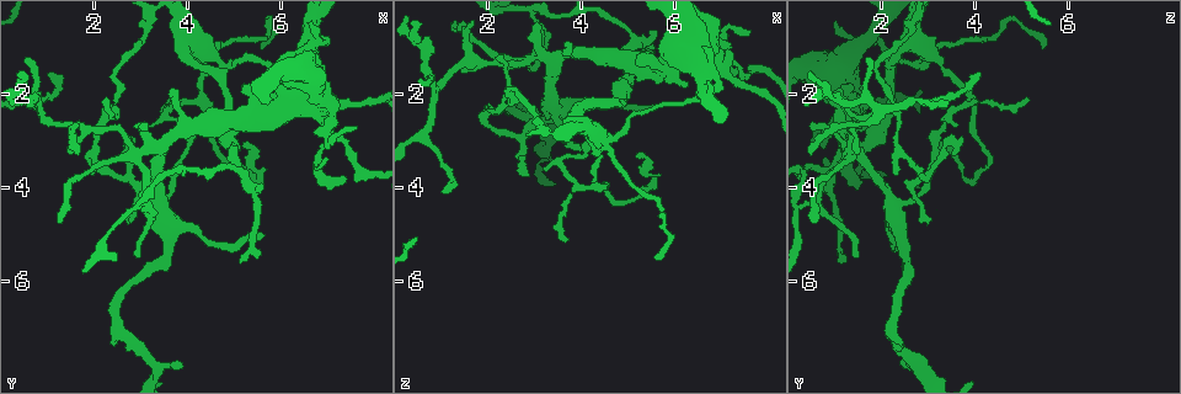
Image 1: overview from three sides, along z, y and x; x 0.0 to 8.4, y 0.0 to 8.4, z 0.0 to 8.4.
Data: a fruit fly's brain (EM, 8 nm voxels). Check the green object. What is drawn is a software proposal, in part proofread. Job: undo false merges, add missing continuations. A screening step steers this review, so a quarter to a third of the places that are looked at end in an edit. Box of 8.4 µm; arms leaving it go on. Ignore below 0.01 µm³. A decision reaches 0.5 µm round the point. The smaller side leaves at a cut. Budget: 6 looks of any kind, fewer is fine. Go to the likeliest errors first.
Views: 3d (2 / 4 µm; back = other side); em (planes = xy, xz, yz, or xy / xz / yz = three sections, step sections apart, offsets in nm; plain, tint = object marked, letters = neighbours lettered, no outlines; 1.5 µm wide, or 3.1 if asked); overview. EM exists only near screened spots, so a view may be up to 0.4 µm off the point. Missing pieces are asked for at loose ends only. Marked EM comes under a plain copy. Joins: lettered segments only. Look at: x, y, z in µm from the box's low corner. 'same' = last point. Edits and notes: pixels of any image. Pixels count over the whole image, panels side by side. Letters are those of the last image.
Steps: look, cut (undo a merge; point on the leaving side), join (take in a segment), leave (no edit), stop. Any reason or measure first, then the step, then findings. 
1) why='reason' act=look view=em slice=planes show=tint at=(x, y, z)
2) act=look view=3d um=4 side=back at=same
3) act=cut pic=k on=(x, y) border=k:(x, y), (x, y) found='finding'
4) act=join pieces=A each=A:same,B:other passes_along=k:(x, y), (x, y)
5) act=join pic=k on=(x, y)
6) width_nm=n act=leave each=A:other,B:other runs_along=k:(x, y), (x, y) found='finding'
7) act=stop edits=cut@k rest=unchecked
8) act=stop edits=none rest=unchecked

why='tapers out' act=look view=3d um=4 at=(2.65, 4.80, 2.95)

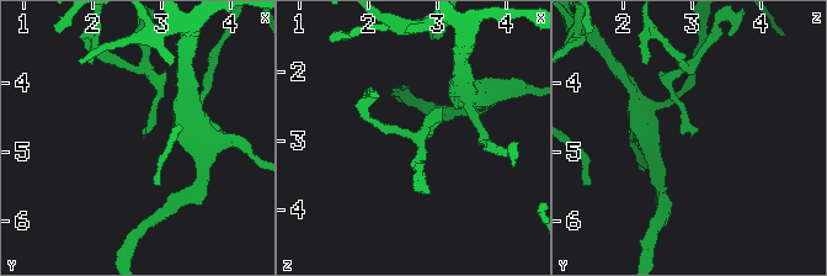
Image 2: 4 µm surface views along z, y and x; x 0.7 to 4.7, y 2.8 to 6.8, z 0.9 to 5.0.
act=look view=em slice=xy step=8 show=letters at=(2.70, 4.75, 3.00)

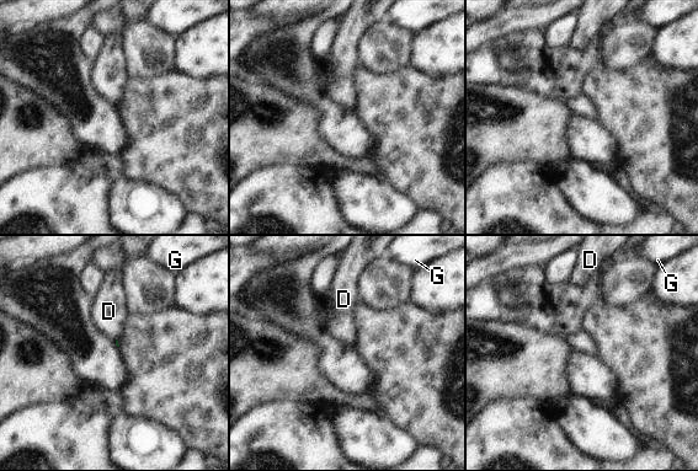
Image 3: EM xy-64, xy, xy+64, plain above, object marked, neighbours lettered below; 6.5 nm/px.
act=look view=em slice=planes show=letters at=same

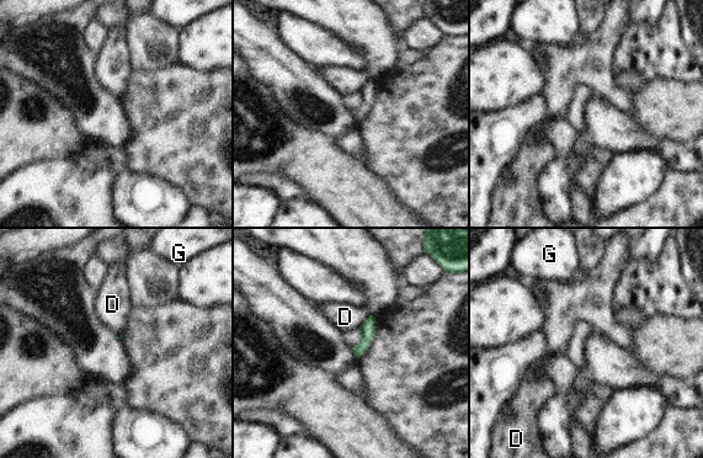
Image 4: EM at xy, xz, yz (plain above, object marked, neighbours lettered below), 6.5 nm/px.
act=leave each=D:other,G:other border=4:(369, 315), (357, 329) found='none of them fits'

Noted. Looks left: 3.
why='tapers out' act=look view=3d um=2 at=(1.30, 4.75, 0.55)

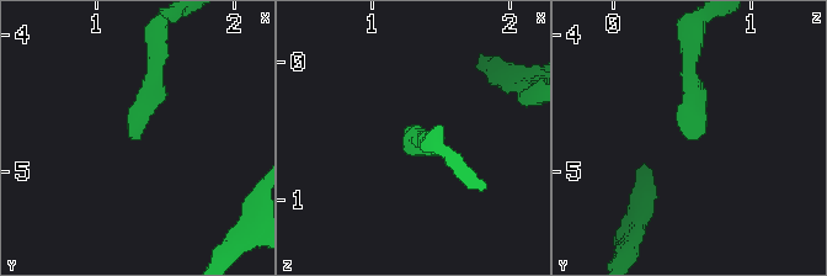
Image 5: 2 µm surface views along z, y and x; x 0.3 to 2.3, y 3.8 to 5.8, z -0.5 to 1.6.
why='need the tissue' act=look view=em um=3.1 slice=planes show=tint at=(1.34, 4.80, 0.60)

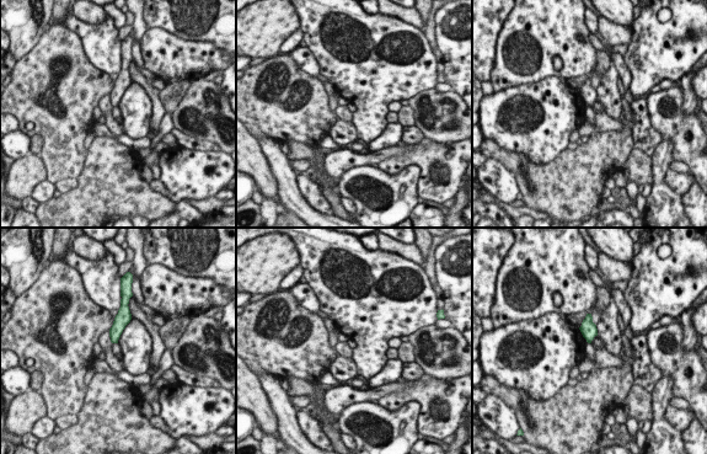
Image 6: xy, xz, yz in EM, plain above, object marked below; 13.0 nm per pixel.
act=look view=em um=3.1 slice=planes show=letters at=same

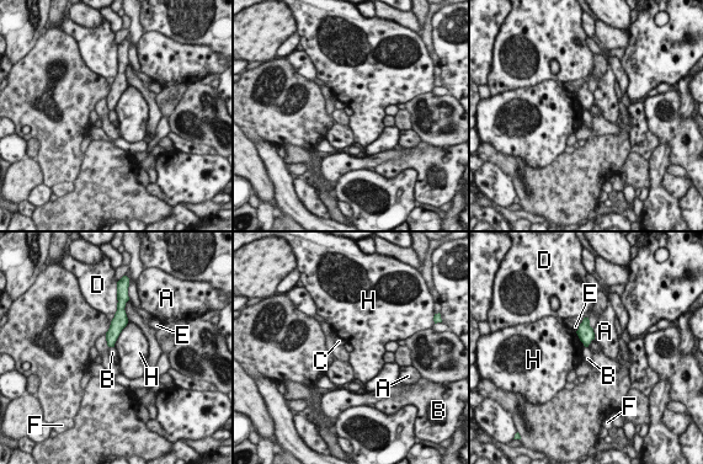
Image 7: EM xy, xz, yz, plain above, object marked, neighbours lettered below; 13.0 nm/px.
act=leave each=A:other,B:other,C:other,D:other,E:other,F:other,H:other border=7:(110, 346), (113, 347) found='none of them fits'

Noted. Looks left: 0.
act=stop edits=none rest=unchecked

